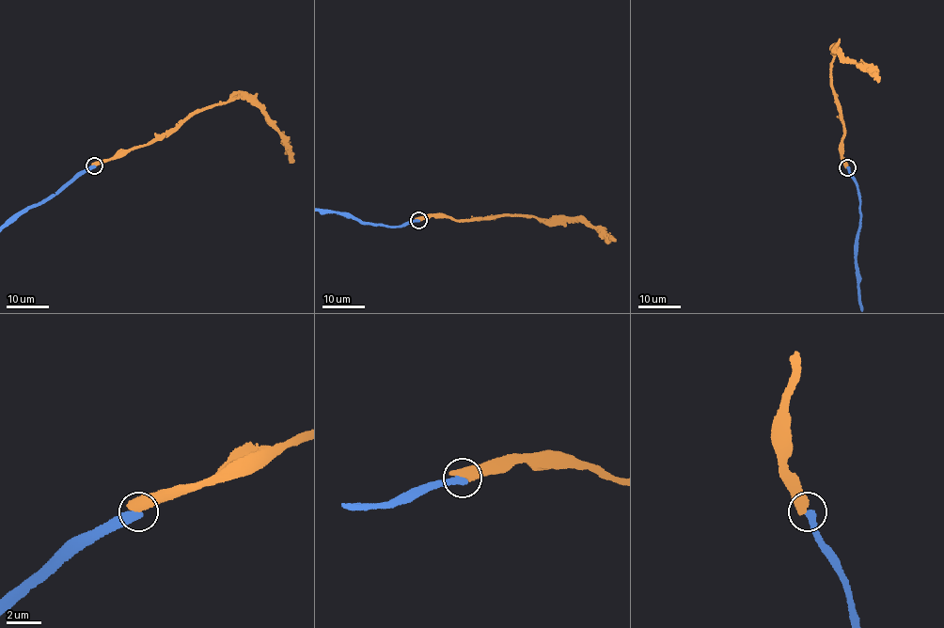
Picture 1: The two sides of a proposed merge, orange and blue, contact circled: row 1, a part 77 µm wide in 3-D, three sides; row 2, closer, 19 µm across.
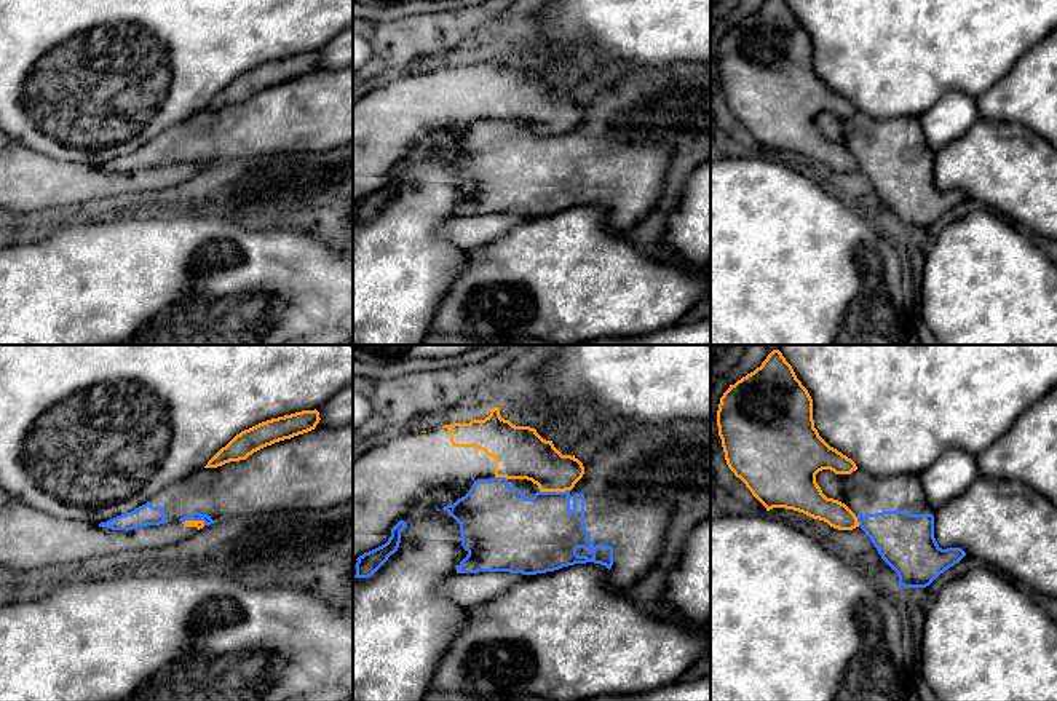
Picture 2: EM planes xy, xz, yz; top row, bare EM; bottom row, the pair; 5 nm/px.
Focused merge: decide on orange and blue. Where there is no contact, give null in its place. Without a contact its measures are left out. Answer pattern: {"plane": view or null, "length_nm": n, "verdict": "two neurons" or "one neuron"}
{"plane": "xz", "length_nm": 150, "verdict": "two neurons"}

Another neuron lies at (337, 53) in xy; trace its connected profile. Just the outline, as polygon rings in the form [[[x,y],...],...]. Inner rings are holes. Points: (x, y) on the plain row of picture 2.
[[[353,26],[335,35],[319,51],[319,65],[316,70],[342,69],[353,64]]]

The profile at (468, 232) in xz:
[[[511,214],[457,216],[442,225],[441,235],[455,246],[471,251],[506,236],[528,219]]]

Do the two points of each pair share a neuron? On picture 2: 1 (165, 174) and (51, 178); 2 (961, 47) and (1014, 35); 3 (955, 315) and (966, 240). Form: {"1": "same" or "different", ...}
{"1": "same", "2": "same", "3": "same"}

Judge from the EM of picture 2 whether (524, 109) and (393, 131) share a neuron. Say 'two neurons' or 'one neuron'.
one neuron

